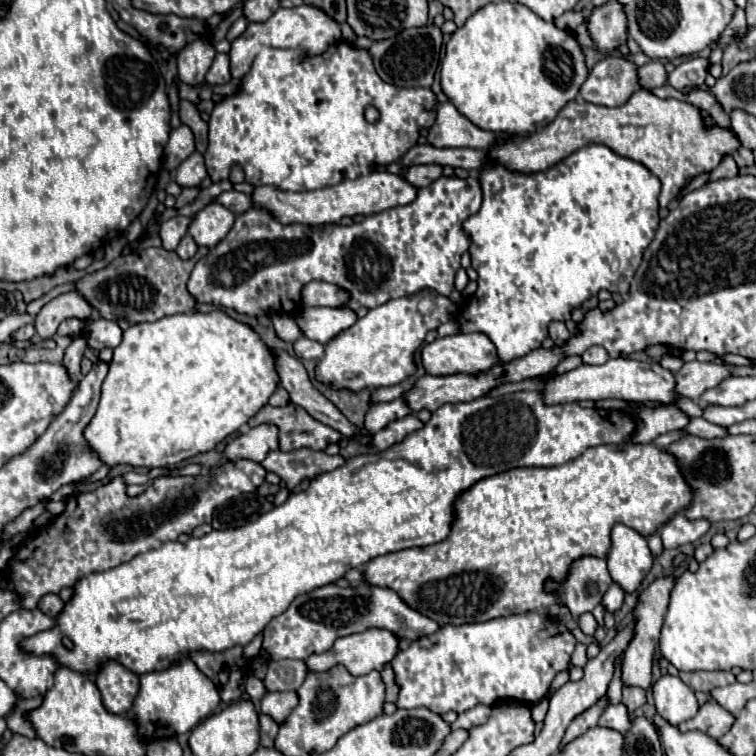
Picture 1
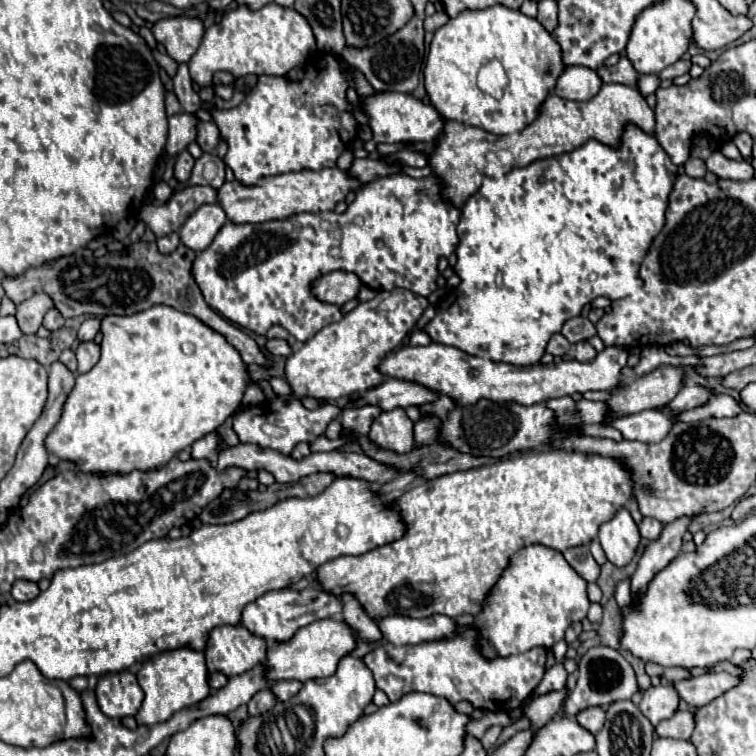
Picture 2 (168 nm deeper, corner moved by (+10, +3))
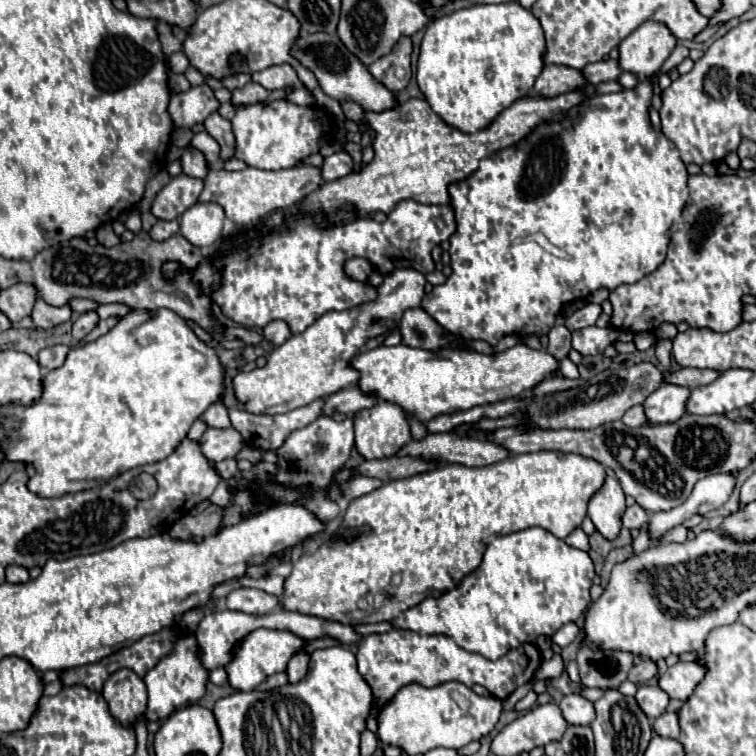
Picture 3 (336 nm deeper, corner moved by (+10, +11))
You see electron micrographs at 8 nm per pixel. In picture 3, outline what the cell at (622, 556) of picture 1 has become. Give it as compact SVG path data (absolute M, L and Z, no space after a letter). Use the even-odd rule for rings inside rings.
M608 472L608 478L604 486L592 496L588 504L588 516L594 522L596 530L606 540L616 540L622 530L622 514L624 514L624 492L620 488L620 482L616 480L614 472Z

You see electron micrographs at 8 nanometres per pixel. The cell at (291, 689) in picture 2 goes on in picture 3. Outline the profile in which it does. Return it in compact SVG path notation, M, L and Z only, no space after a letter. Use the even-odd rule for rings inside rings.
M300 652L300 654L292 656L292 660L288 662L288 668L286 668L290 684L298 684L306 676L306 672L308 672L308 660L310 660L310 656L306 652Z

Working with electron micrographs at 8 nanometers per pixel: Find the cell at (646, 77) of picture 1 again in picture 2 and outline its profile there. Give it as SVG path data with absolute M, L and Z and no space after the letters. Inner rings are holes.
M622 56L620 62L616 66L612 66L612 68L602 66L598 70L598 76L606 84L624 84L624 86L632 86L632 88L636 86L636 80L638 80L636 70L632 68L632 64L630 64L630 60L626 56Z

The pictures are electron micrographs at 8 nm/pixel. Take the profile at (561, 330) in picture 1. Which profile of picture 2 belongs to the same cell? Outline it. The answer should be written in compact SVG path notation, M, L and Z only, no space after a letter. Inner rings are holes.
M556 334L556 336L550 338L550 342L546 346L546 352L554 354L554 356L564 356L564 354L570 352L570 348L572 348L572 344L562 334Z

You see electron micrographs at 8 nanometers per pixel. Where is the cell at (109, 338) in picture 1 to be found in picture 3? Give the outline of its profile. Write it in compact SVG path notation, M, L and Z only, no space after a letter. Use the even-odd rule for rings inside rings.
M84 312L84 314L74 322L74 328L72 328L74 340L82 340L96 324L98 324L98 314L96 314L96 312Z

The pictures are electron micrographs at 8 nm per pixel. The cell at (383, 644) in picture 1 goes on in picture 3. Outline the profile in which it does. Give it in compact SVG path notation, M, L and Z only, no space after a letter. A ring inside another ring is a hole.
M254 630L252 634L248 634L234 650L234 658L232 662L226 666L228 672L228 682L232 688L242 690L242 692L250 692L254 690L260 682L266 680L266 676L272 676L276 672L284 672L288 660L296 654L296 652L304 652L306 650L306 640L288 632L288 630Z

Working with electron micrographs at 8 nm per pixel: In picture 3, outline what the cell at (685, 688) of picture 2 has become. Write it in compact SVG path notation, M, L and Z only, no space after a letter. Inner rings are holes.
M678 662L678 664L670 666L664 676L658 678L658 686L670 698L678 698L684 702L694 692L696 684L700 684L700 680L704 678L704 672L708 672L708 668L704 668L704 664Z

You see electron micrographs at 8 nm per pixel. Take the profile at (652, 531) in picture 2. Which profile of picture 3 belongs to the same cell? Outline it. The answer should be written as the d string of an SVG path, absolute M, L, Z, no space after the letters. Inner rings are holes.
M634 504L634 506L630 506L630 508L626 508L626 512L624 512L624 516L622 516L622 524L626 526L626 528L640 528L642 524L646 524L648 522L648 512L644 512L644 508L640 508L638 504Z

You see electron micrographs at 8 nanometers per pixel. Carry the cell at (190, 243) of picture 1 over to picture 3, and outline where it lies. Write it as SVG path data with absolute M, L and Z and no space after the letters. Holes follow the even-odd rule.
M158 220L158 222L152 226L150 236L152 236L152 240L162 242L162 240L168 240L170 236L174 236L176 232L178 232L178 220L170 220L170 222Z

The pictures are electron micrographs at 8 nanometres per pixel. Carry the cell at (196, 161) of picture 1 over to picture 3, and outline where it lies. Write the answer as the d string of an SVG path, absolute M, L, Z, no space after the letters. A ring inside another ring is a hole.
M192 146L184 148L180 162L182 162L182 172L184 174L194 176L194 178L206 178L208 166L206 166L206 160L204 160L202 152L198 152L196 148L192 148Z

